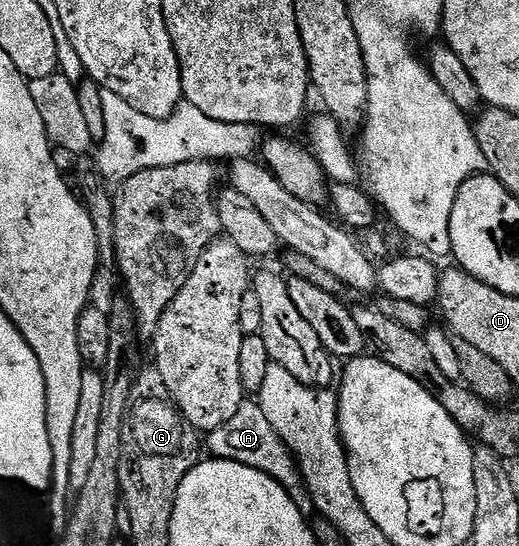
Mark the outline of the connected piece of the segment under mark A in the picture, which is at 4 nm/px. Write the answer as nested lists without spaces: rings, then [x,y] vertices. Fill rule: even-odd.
[[[243,402],[240,410],[236,410],[236,414],[232,414],[232,418],[224,422],[224,426],[209,433],[208,440],[211,457],[247,464],[268,474],[276,482],[280,482],[280,486],[284,486],[284,490],[290,495],[292,502],[296,502],[301,512],[304,514],[314,512],[314,502],[310,498],[310,491],[306,489],[306,481],[298,469],[297,460],[280,438],[280,434],[272,430],[272,422],[264,418],[264,410],[256,402]]]

